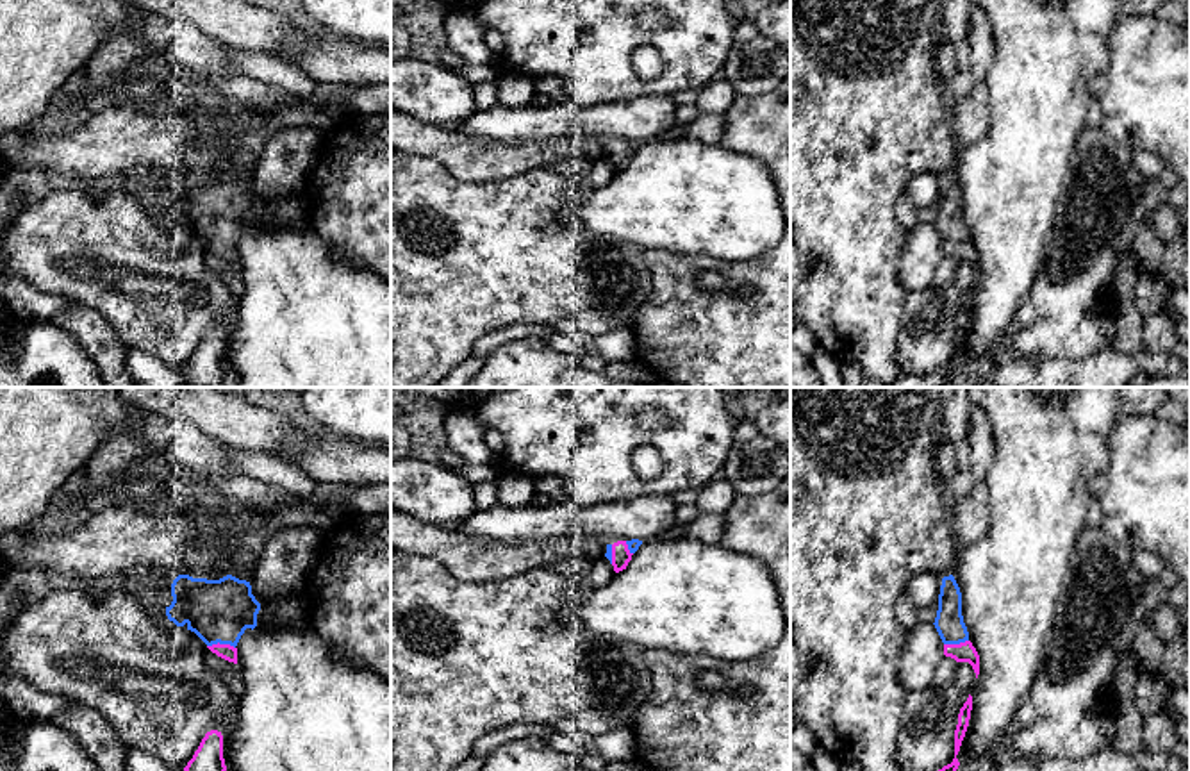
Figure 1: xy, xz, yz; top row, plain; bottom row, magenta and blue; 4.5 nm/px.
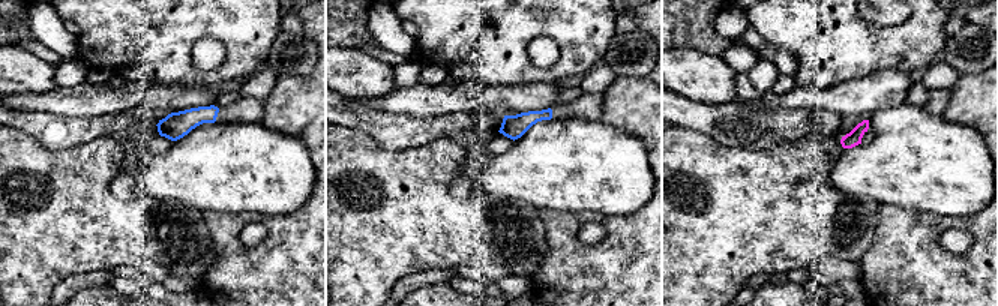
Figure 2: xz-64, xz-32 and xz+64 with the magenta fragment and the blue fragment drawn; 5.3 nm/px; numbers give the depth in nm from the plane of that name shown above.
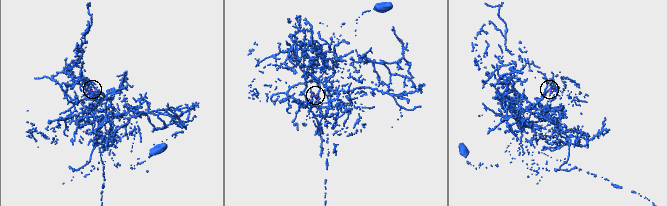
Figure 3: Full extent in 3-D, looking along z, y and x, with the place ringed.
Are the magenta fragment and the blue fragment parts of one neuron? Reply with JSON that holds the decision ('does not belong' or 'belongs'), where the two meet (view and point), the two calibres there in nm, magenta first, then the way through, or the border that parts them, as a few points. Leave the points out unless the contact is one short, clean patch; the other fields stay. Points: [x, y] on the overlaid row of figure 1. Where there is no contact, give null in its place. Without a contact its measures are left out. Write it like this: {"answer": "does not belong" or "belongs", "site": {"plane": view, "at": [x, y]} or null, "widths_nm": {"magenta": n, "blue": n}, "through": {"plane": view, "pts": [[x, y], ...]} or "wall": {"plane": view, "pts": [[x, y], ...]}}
{"answer": "belongs", "site": {"plane": "xy", "at": [222, 645]}, "widths_nm": {"magenta": 70, "blue": 280}, "through": {"plane": "xy", "pts": [[227, 652], [222, 645], [218, 611]]}}

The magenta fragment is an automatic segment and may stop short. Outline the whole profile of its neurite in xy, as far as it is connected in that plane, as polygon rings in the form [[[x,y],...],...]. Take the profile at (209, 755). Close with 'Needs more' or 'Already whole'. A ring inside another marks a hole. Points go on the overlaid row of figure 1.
[[[211,730],[202,739],[193,759],[184,771],[227,771],[223,759],[223,735],[218,730]]]. Already whole

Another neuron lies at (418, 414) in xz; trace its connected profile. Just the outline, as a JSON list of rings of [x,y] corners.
[[[391,387],[391,462],[416,459],[462,466],[446,441],[446,416],[460,407],[460,387]]]

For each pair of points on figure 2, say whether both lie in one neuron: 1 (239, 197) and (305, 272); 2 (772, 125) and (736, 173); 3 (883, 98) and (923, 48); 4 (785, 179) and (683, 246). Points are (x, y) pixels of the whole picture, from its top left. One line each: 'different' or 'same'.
1: different
2: different
3: different
4: same

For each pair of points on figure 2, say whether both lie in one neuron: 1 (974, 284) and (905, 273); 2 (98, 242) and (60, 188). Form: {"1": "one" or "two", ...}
{"1": "one", "2": "one"}

